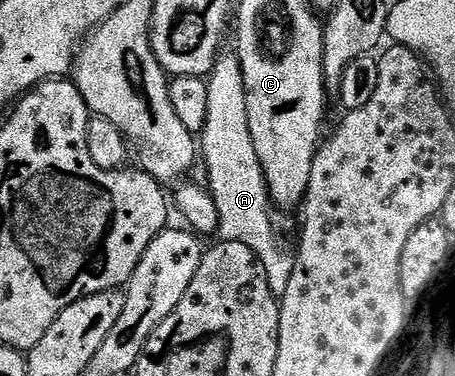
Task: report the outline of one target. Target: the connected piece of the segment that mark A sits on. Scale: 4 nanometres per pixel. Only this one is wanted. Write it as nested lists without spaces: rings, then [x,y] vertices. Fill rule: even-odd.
[[[218,52],[217,62],[207,75],[207,121],[199,134],[199,157],[205,161],[205,177],[209,194],[215,199],[219,213],[216,236],[221,241],[234,241],[251,247],[267,271],[267,283],[279,299],[291,280],[294,254],[281,246],[277,225],[273,222],[275,206],[269,199],[269,188],[251,143],[251,127],[247,123],[245,84],[236,52]]]

